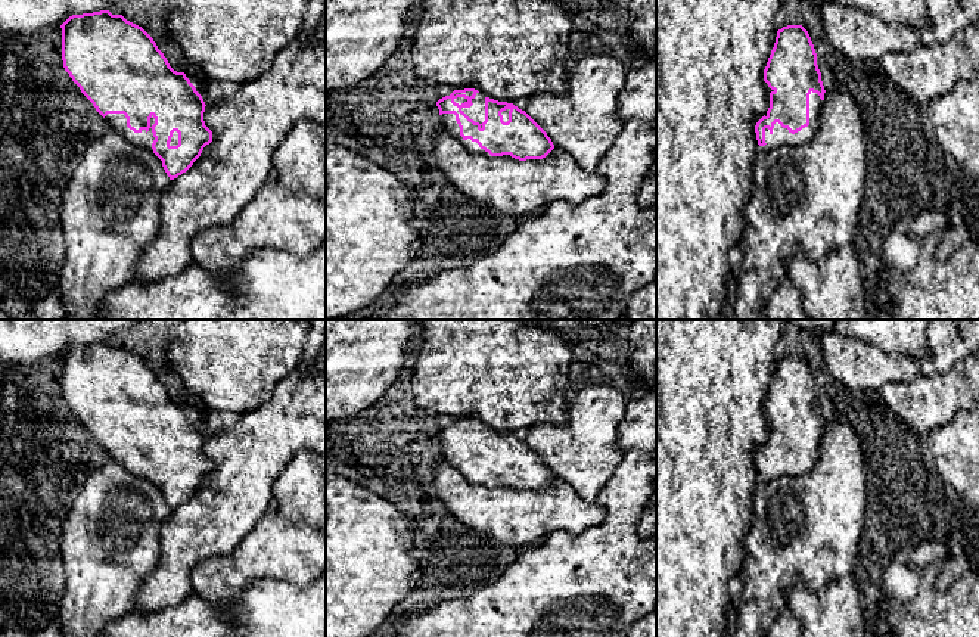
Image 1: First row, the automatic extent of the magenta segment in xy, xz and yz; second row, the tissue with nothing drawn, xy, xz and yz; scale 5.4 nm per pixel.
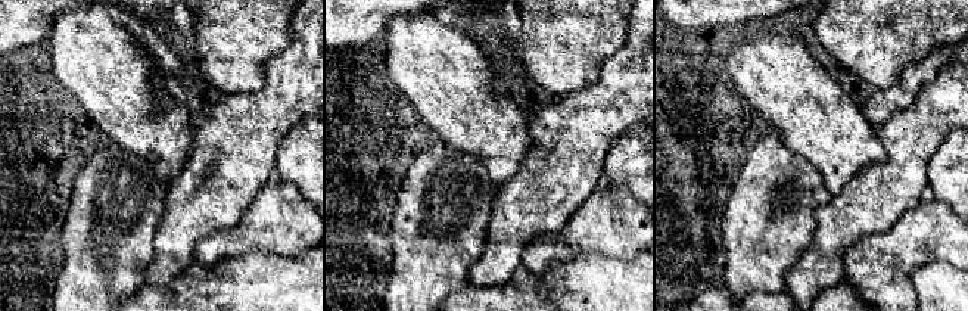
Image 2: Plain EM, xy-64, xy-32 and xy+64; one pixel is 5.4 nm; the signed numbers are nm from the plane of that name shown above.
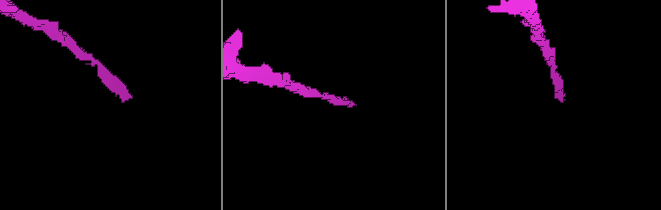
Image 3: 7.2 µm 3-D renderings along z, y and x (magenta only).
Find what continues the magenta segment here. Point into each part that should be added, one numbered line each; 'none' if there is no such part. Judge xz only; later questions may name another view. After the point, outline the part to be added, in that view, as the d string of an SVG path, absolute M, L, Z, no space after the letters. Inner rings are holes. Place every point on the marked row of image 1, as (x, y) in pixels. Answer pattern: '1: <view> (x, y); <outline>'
1: xz (476, 112); M476 93L476 96L472 99L470 108L461 108L461 111L475 122L482 124L485 121L485 94Z

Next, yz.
1: yz (780, 136); M817 93L809 94L809 125L801 131L792 134L787 128L783 128L778 122L770 131L765 128L765 146L762 149L770 150L778 146L802 146L808 143L817 133L820 114L823 109L823 100Z

